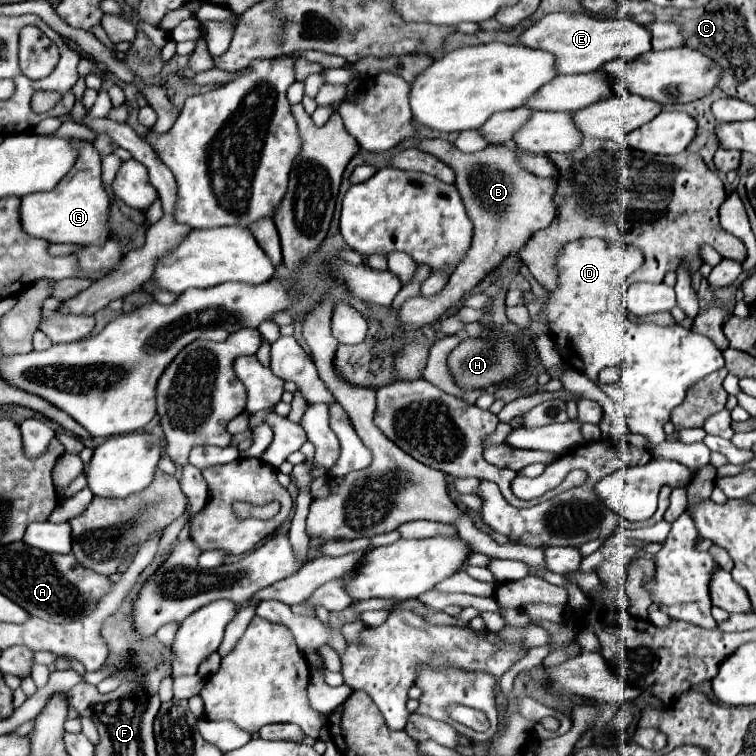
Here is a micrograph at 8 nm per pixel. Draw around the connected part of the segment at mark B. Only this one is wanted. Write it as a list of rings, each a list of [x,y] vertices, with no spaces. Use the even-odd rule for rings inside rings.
[[[435,138],[435,140],[419,140],[417,148],[423,152],[429,152],[437,156],[441,162],[445,162],[455,172],[455,188],[461,194],[461,200],[465,204],[467,216],[473,222],[473,242],[465,256],[465,260],[457,266],[457,270],[451,274],[445,288],[431,296],[431,298],[411,298],[407,300],[399,310],[399,332],[401,340],[407,340],[409,332],[415,332],[423,326],[435,324],[443,314],[455,310],[459,302],[471,294],[471,290],[487,276],[487,272],[493,272],[501,266],[501,262],[517,254],[525,248],[525,244],[531,240],[531,236],[543,228],[547,228],[555,218],[555,202],[553,196],[557,192],[557,180],[555,178],[541,178],[533,172],[525,170],[517,154],[509,150],[507,146],[489,144],[487,148],[465,154],[457,150],[451,142]]]

